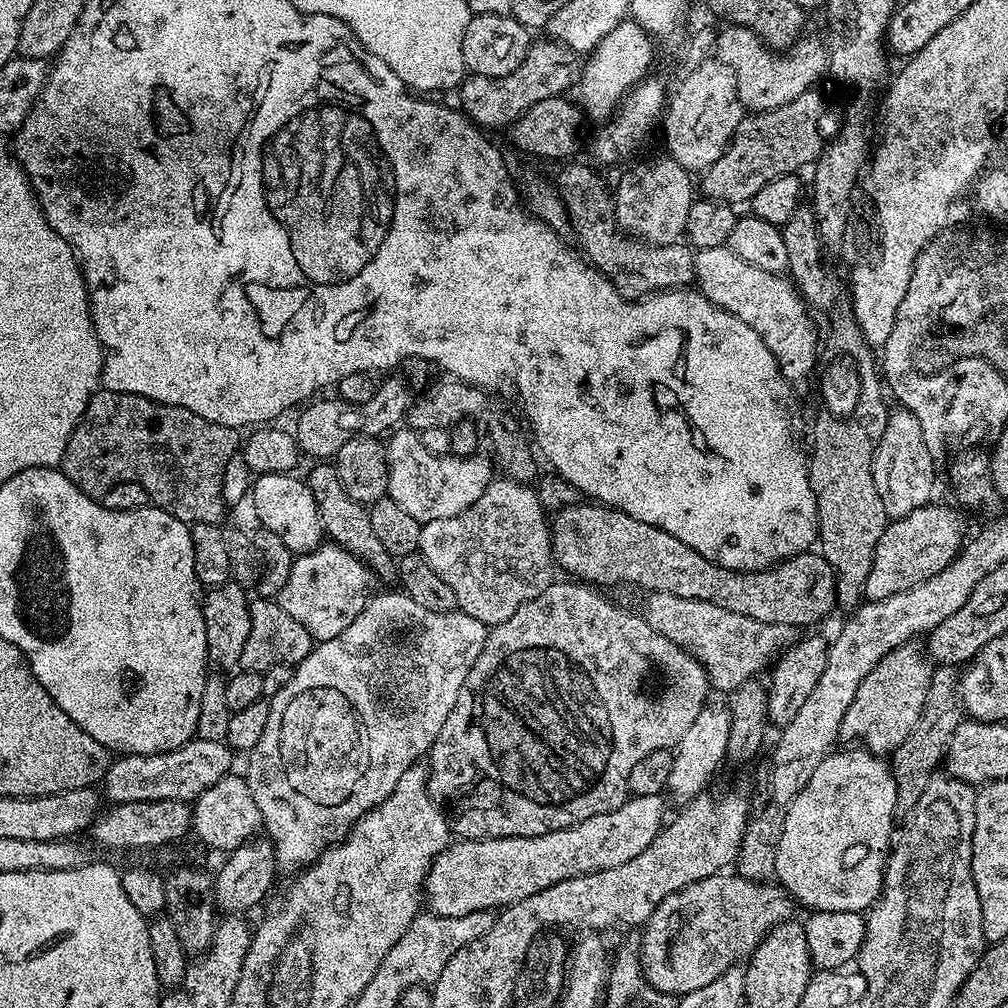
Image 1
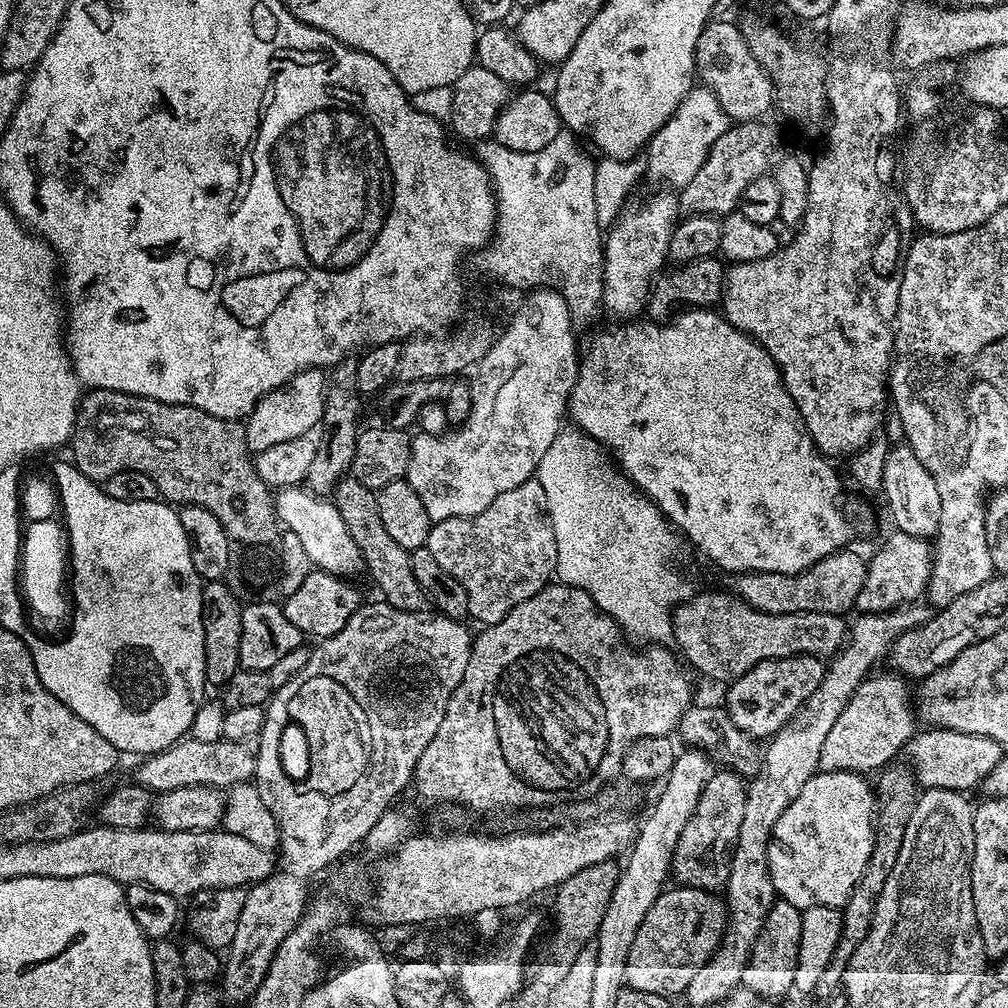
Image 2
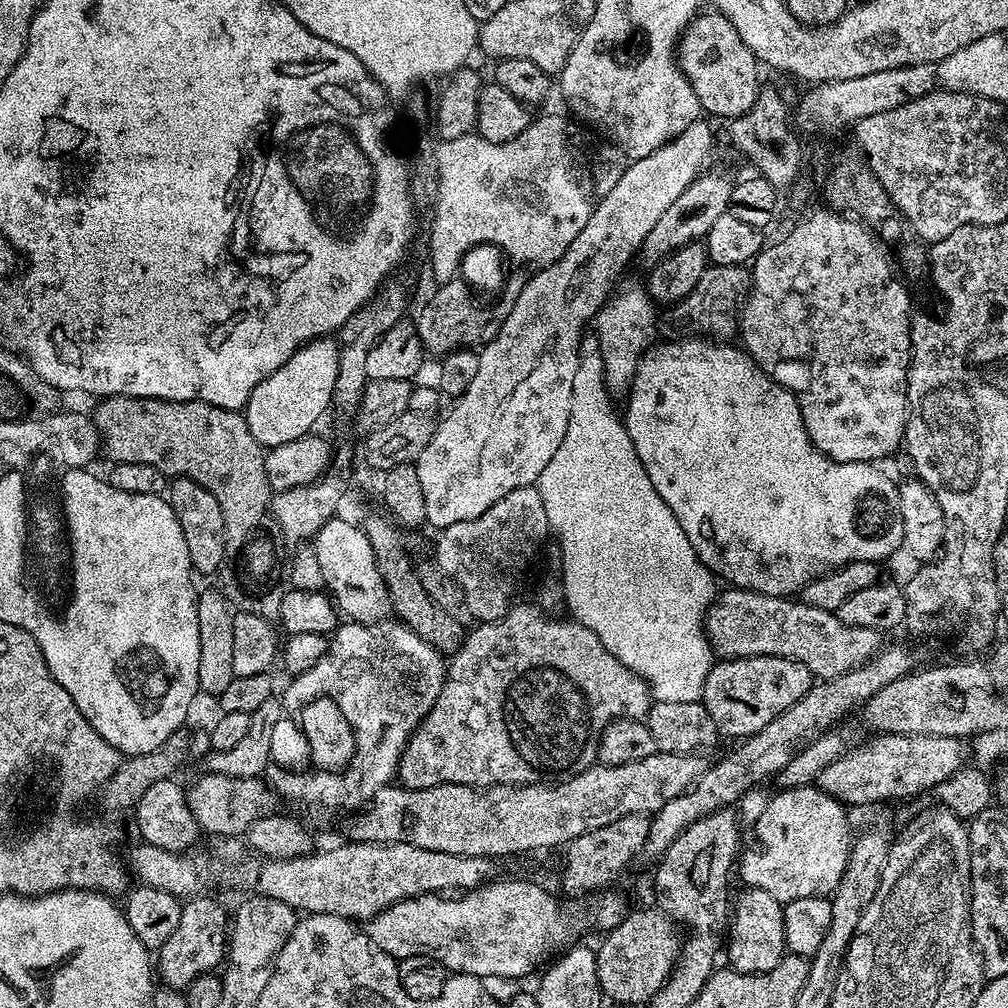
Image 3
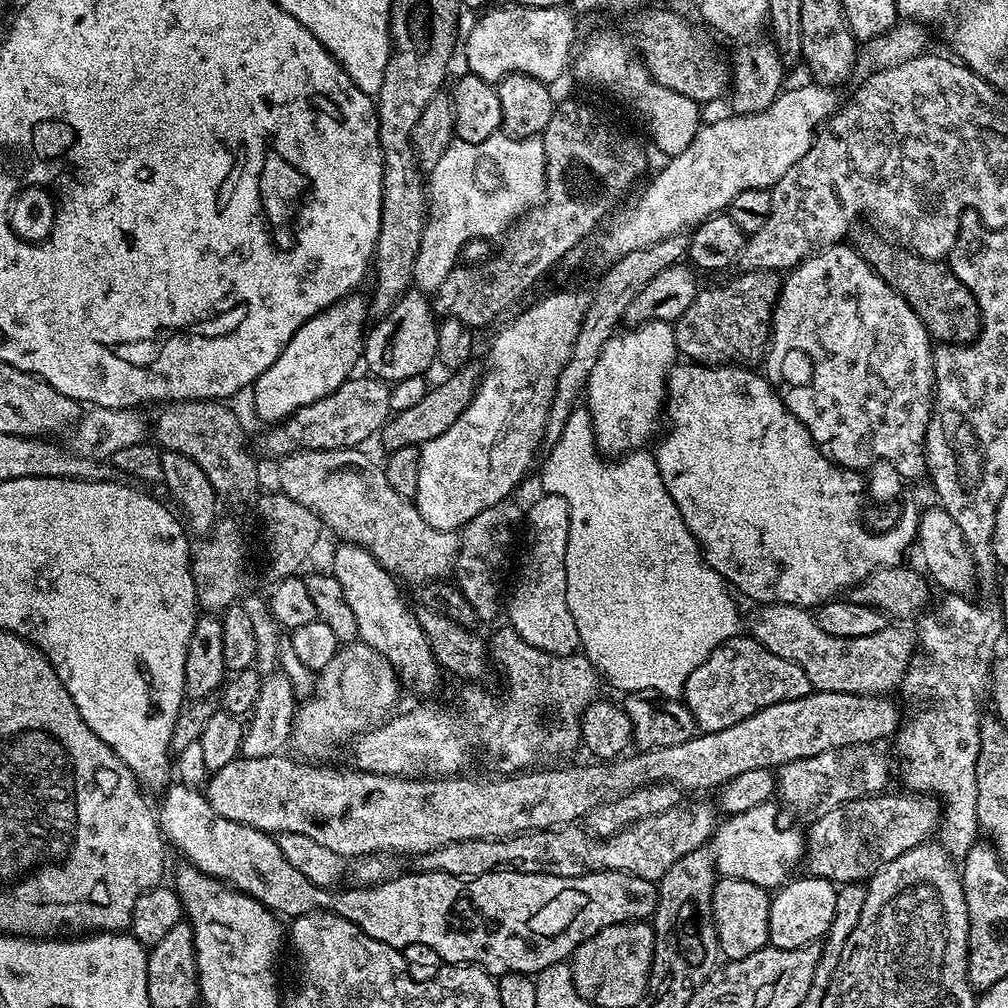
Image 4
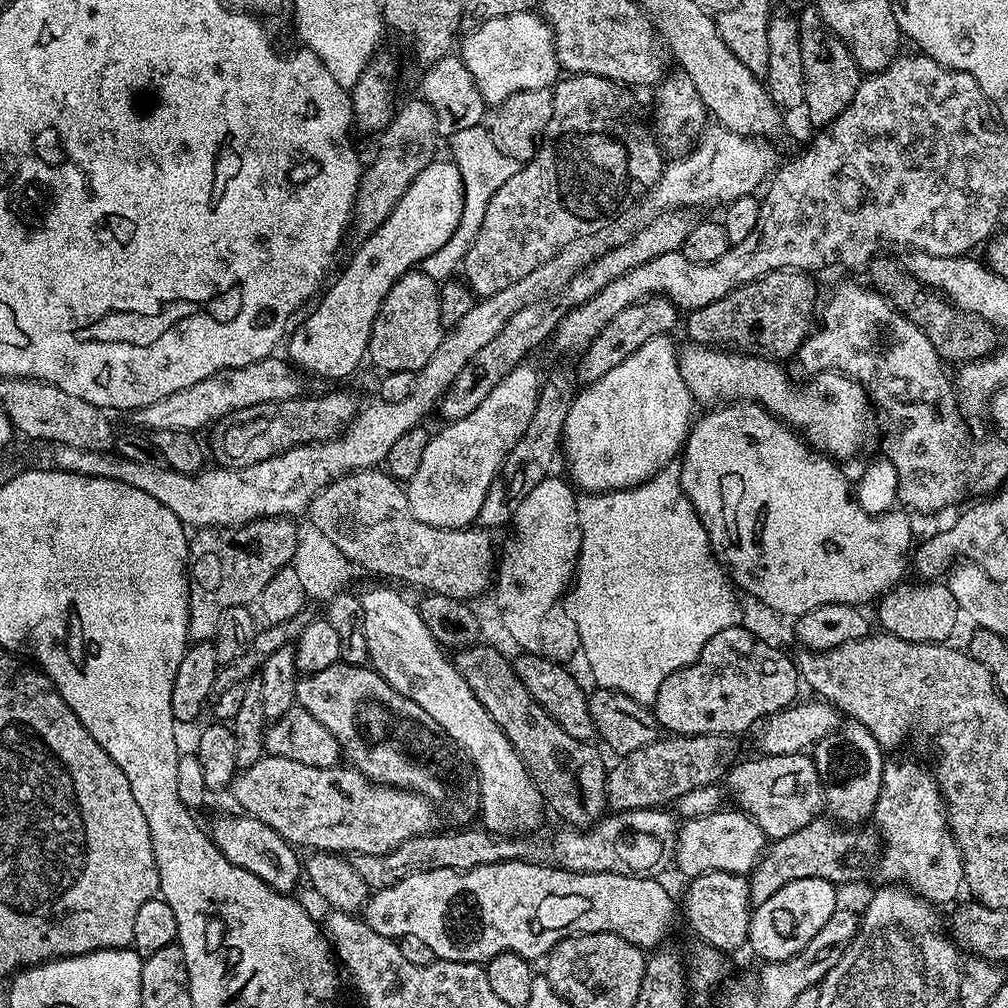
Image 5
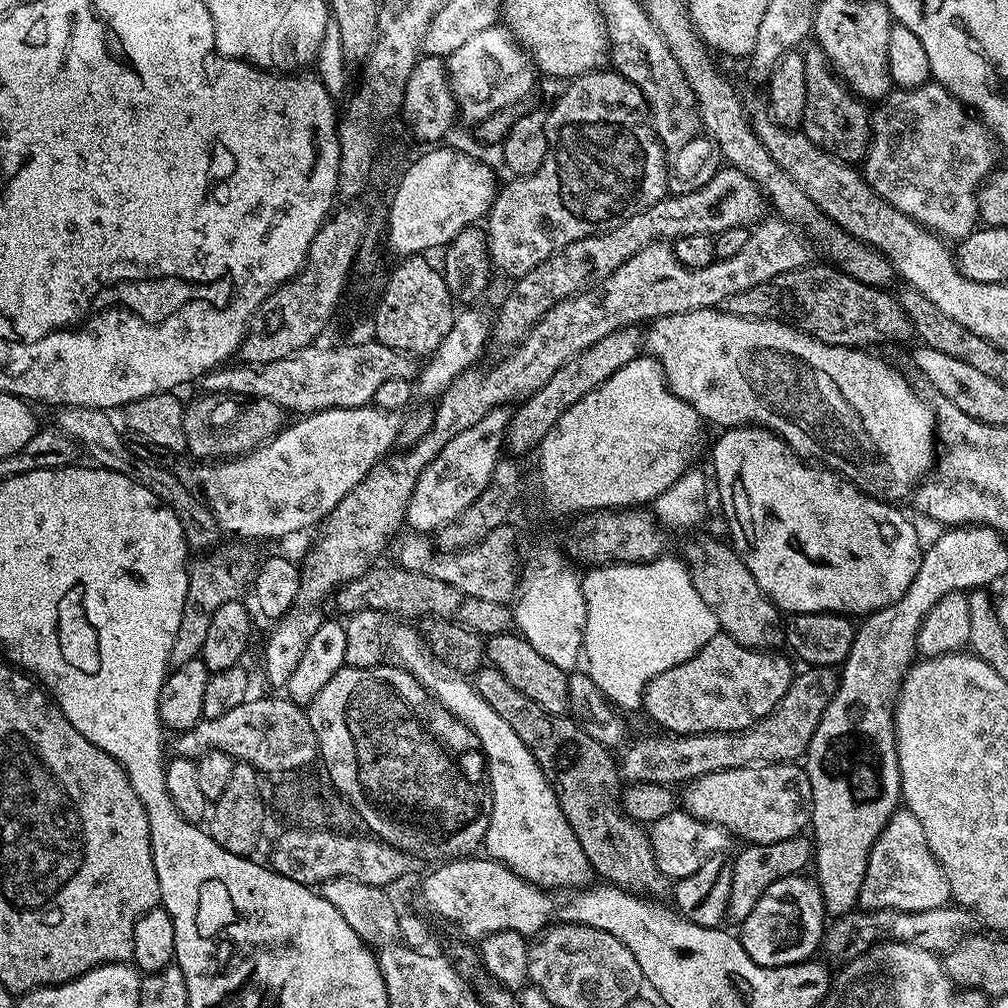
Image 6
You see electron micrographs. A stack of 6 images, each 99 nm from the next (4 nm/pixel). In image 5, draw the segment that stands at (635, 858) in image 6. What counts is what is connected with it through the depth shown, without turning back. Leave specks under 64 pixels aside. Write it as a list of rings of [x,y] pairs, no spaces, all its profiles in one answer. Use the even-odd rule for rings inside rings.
[[[477,642],[468,645],[467,647],[461,647],[454,656],[454,663],[458,671],[462,674],[462,678],[466,678],[466,686],[470,686],[470,690],[474,690],[474,698],[478,698],[478,702],[482,702],[482,706],[486,706],[486,710],[490,714],[490,718],[494,718],[494,722],[498,722],[500,729],[506,734],[506,738],[510,738],[510,742],[516,747],[516,752],[522,758],[522,762],[527,766],[528,773],[532,776],[532,781],[536,783],[536,788],[540,791],[540,799],[545,805],[548,804],[561,816],[563,823],[568,826],[575,826],[579,829],[589,827],[595,824],[598,820],[605,815],[606,809],[608,808],[608,773],[609,769],[604,768],[604,760],[600,757],[600,752],[595,748],[595,743],[587,740],[579,740],[574,738],[570,734],[566,734],[566,730],[562,730],[562,726],[558,726],[558,722],[547,710],[540,705],[540,703],[534,699],[530,694],[530,690],[525,684],[520,681],[518,674],[516,673],[513,661],[507,660],[502,653],[496,648],[491,648],[490,645],[484,644],[484,642]]]

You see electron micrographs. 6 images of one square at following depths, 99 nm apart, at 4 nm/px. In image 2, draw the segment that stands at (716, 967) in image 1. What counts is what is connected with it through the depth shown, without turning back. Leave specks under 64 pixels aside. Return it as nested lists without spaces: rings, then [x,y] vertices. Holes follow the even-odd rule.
[[[687,886],[661,891],[634,934],[634,946],[630,946],[624,982],[631,991],[673,998],[688,989],[694,974],[706,966],[720,945],[728,921],[725,901],[718,897],[716,892]]]

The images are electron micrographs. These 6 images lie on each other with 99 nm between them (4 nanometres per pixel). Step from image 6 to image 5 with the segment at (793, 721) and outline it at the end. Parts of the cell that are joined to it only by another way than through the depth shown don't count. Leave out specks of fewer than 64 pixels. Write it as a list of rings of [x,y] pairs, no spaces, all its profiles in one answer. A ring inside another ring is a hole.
[[[731,735],[657,738],[642,749],[621,755],[608,773],[608,808],[625,812],[635,808],[658,808],[675,802],[682,794],[715,784],[730,767]]]

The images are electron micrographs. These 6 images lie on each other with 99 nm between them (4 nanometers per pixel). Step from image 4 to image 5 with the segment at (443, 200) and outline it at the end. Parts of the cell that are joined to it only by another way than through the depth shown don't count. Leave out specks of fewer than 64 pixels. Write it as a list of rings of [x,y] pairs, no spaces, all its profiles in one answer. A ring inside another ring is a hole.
[[[487,127],[458,130],[458,134],[450,137],[450,144],[452,144],[450,160],[461,172],[461,180],[464,183],[464,205],[461,221],[458,222],[458,228],[454,230],[453,237],[440,250],[423,260],[422,271],[438,282],[449,279],[455,273],[452,271],[455,268],[457,271],[463,265],[468,247],[475,242],[478,230],[482,226],[482,218],[486,218],[486,208],[490,206],[490,200],[518,171],[517,161],[506,158],[506,154],[502,154],[498,146],[494,146],[492,133]]]

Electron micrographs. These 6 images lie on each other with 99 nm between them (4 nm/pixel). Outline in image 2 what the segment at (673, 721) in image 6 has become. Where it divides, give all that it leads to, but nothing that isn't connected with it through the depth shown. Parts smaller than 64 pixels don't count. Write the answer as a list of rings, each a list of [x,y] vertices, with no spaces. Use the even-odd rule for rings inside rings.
[[[778,656],[775,660],[758,662],[727,685],[727,719],[752,737],[771,738],[807,704],[810,694],[818,690],[825,671],[825,661],[819,656]]]

